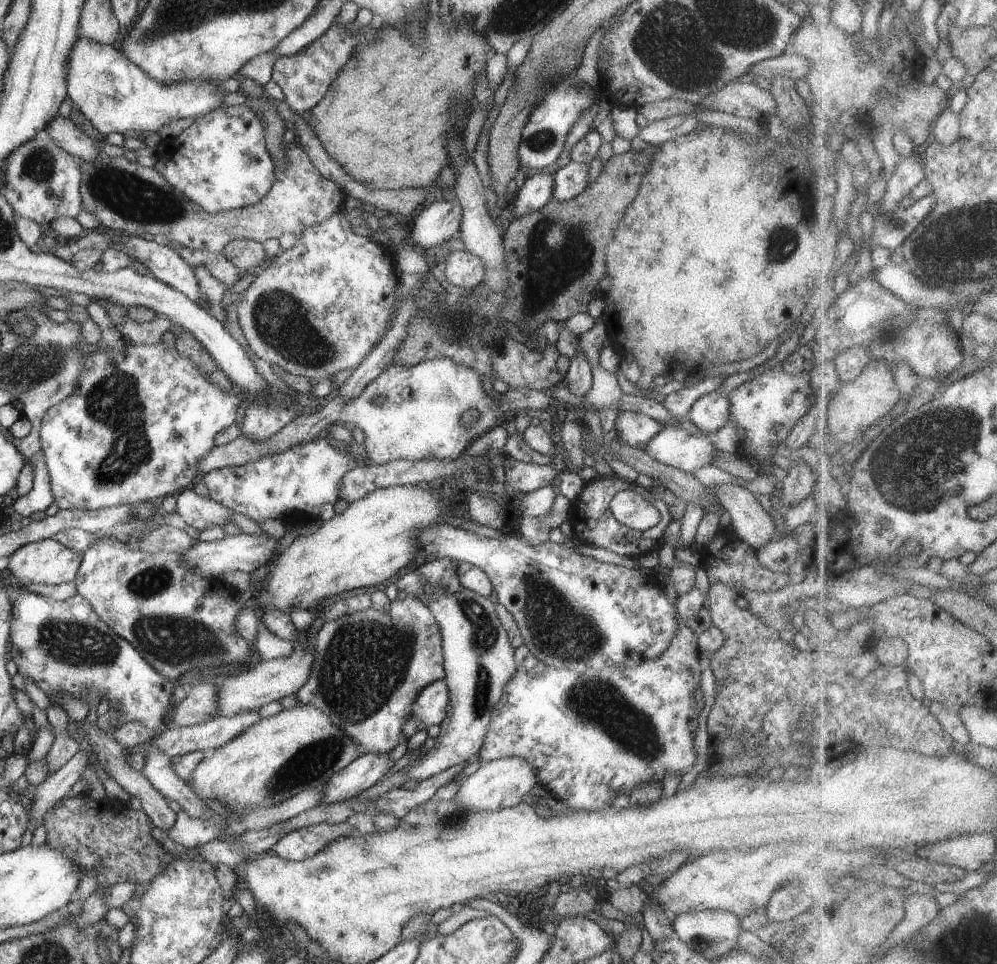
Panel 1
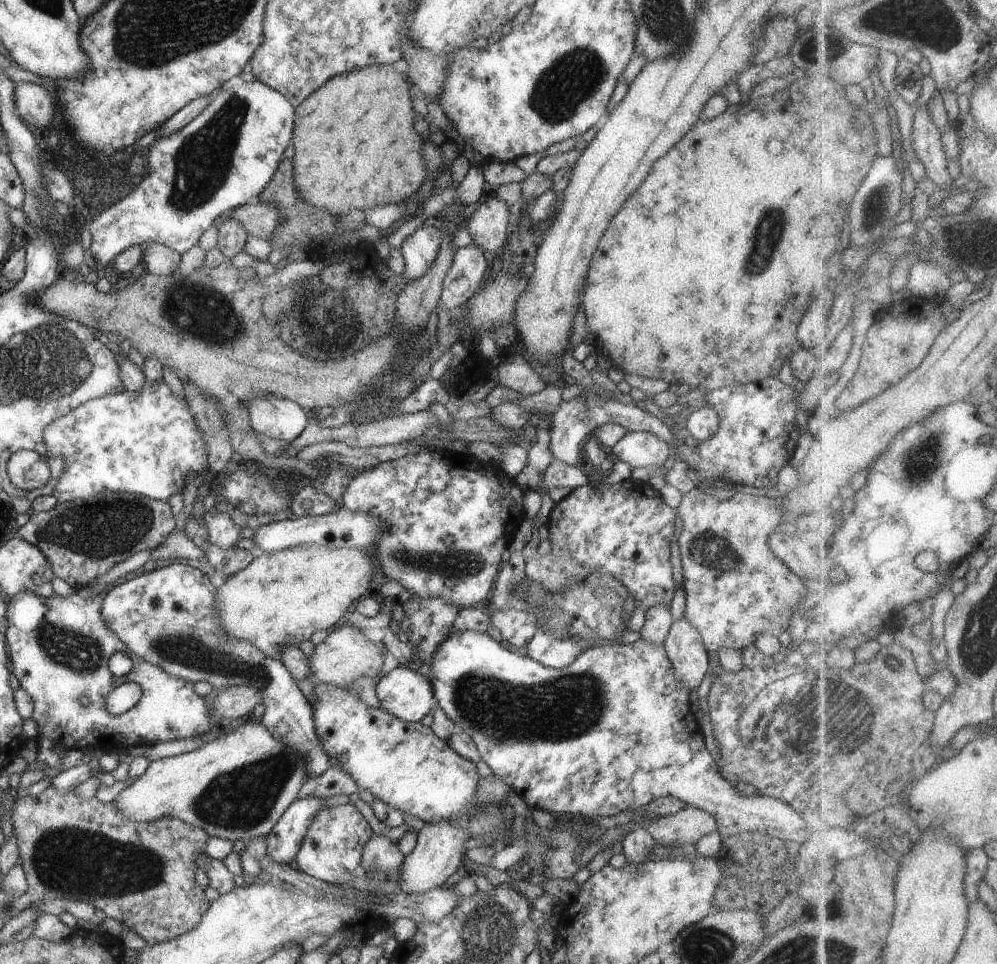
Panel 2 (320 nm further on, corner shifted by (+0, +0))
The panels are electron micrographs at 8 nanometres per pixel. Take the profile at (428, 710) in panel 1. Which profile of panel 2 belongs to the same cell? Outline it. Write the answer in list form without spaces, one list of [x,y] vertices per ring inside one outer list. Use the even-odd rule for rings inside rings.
[[[403,666],[381,678],[375,690],[381,710],[403,722],[420,722],[437,704],[432,682]]]

